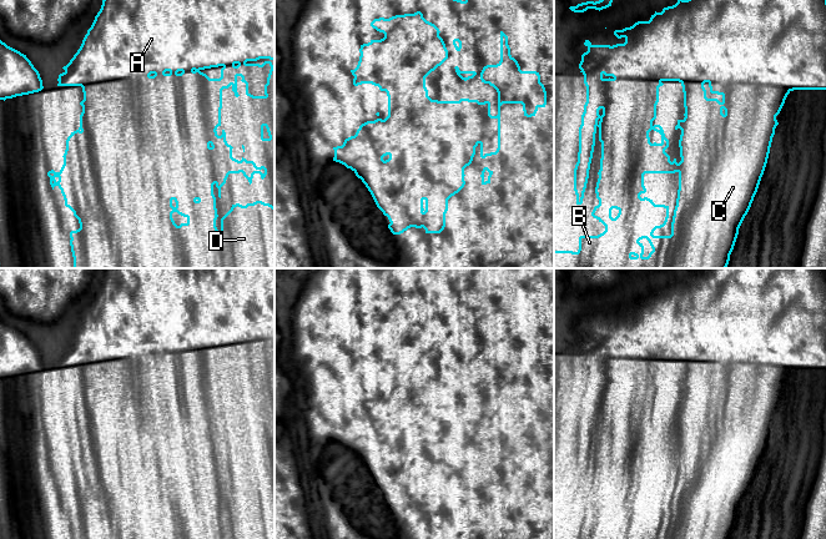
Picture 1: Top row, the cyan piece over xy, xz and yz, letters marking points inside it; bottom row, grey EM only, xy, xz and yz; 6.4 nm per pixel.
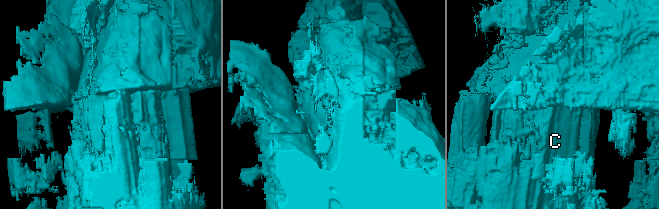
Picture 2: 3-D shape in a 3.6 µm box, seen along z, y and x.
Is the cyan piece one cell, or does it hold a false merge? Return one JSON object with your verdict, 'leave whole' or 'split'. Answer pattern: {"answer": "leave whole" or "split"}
{"answer": "leave whole"}

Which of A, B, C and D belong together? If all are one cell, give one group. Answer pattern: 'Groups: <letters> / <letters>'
Groups: A B C D

